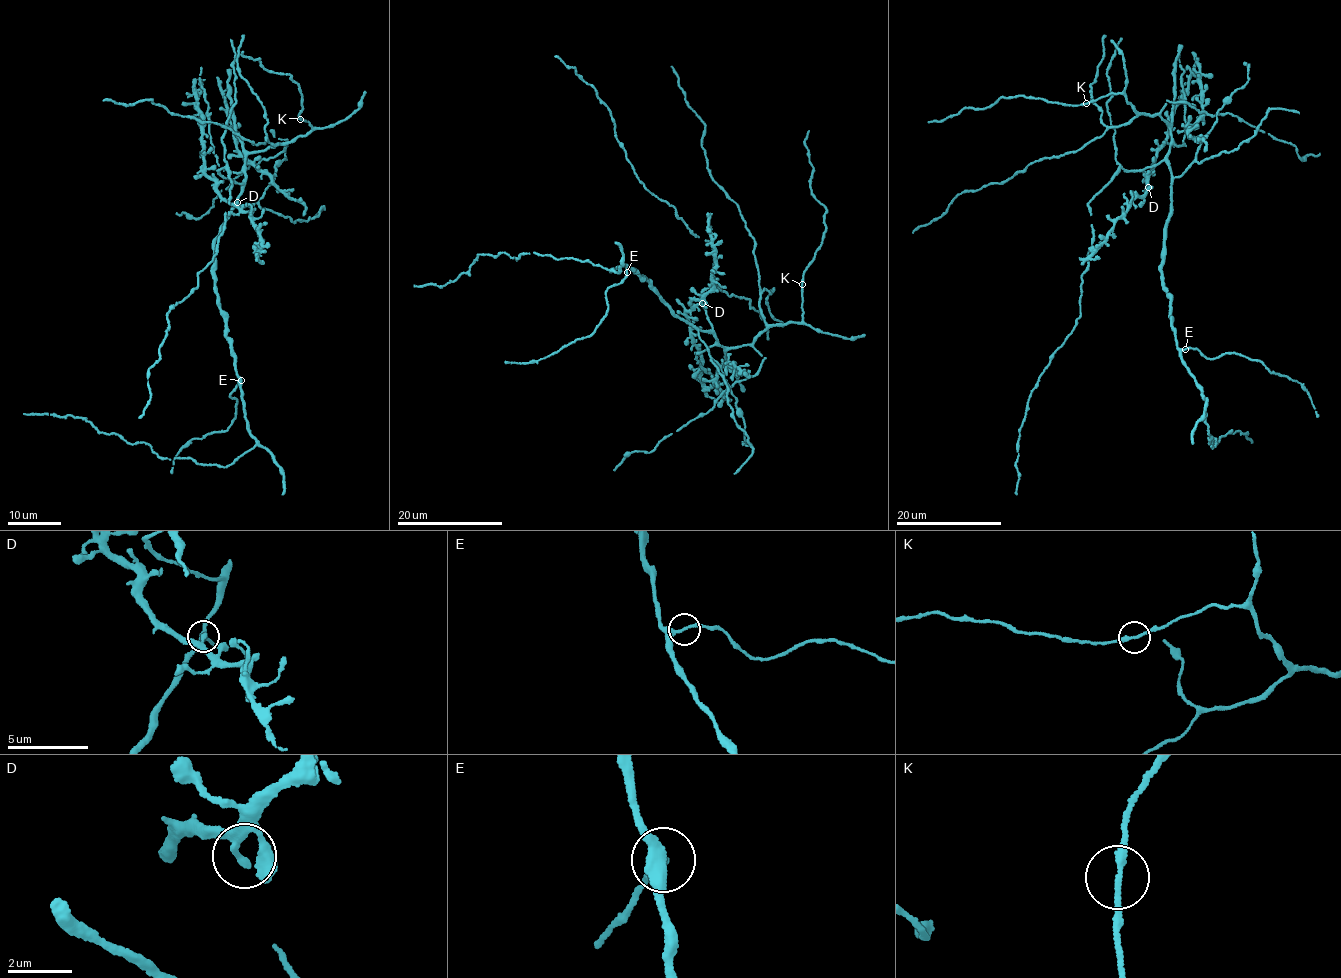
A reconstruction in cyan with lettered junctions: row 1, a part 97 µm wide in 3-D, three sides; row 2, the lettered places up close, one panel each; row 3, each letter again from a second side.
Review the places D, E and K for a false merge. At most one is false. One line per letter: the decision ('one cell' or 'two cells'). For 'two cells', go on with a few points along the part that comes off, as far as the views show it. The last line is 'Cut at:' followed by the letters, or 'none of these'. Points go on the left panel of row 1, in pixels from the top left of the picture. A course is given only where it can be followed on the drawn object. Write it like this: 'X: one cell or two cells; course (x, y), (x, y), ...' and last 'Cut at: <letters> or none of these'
D: one cell
E: one cell
K: one cell
Cut at: none of these

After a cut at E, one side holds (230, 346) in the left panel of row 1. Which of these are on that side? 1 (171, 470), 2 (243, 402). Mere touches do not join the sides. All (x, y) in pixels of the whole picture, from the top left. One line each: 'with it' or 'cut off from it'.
1: cut off from it
2: with it

